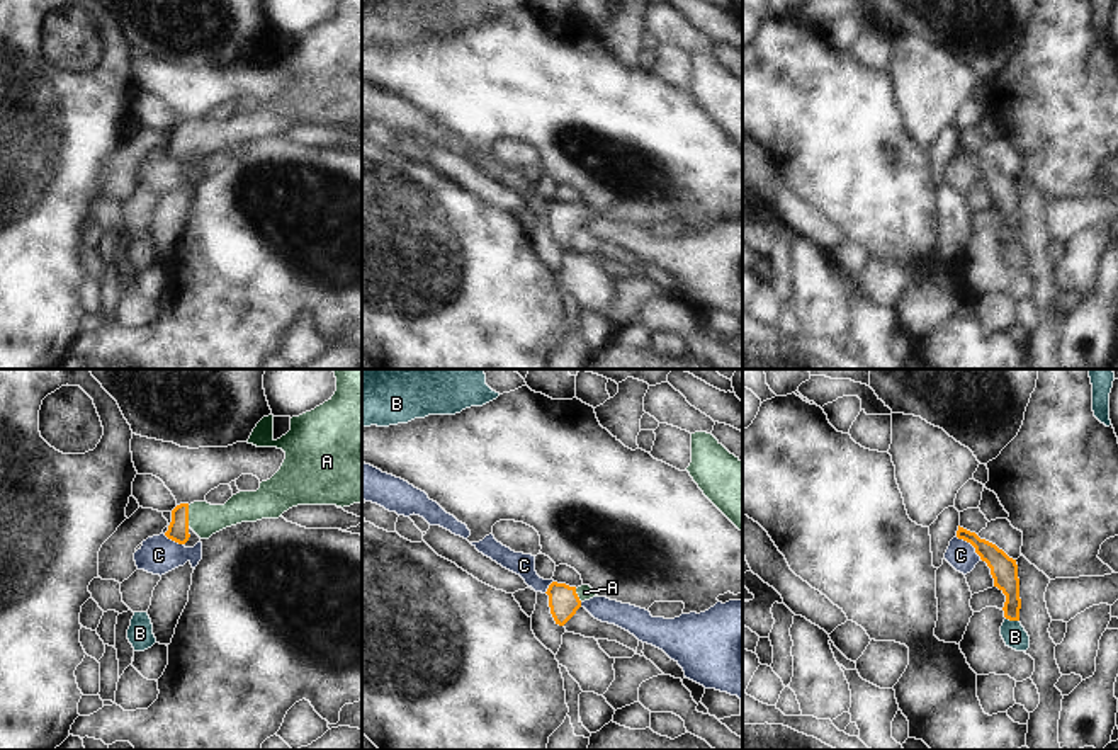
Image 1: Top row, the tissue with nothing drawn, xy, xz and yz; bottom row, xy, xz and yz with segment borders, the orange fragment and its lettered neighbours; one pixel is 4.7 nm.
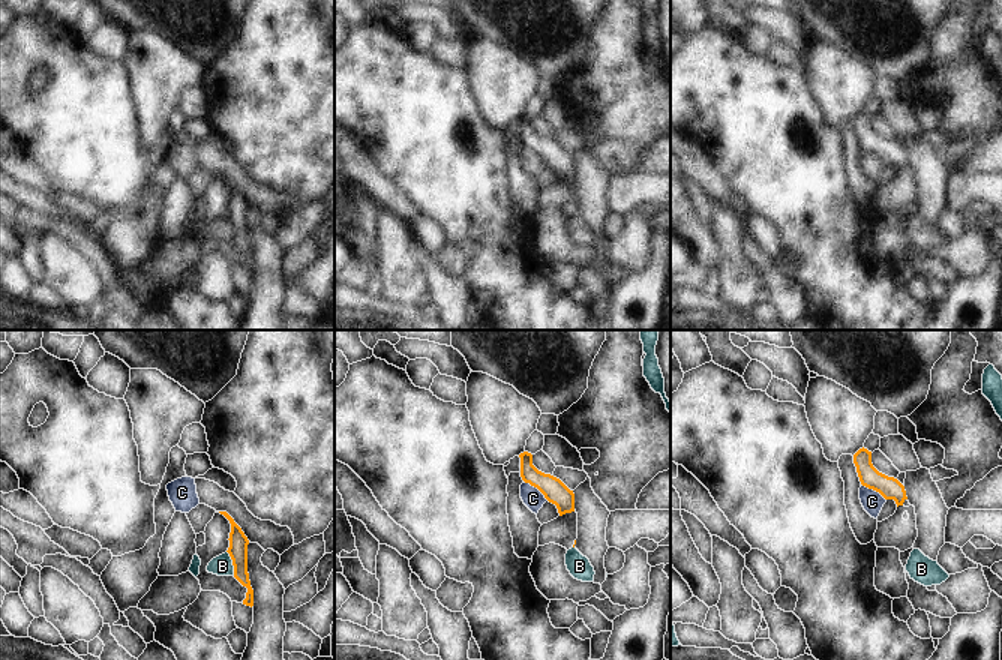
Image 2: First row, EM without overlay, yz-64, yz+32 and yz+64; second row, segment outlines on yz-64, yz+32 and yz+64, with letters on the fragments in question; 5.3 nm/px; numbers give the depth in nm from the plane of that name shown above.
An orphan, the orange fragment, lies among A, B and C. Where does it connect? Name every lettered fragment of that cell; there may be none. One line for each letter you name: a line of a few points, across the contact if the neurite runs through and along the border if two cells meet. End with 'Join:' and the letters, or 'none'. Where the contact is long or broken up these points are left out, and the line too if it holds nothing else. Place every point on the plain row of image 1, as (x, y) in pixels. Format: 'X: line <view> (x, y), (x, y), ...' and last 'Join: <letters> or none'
A: line xy (177, 150), (187, 135), (204, 138)
Join: A

